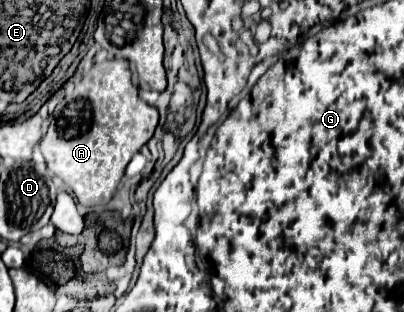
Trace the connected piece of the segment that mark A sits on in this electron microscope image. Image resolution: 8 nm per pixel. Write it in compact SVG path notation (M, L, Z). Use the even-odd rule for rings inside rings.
M106 60L100 64L94 64L88 76L84 76L74 86L74 90L66 94L62 102L56 106L48 132L40 140L40 150L46 158L48 168L72 188L80 204L84 206L108 204L116 192L120 178L124 176L126 164L152 138L156 124L158 124L158 110L154 106L148 106L140 98L138 88L132 84L132 72L130 72L128 62L126 60Z

